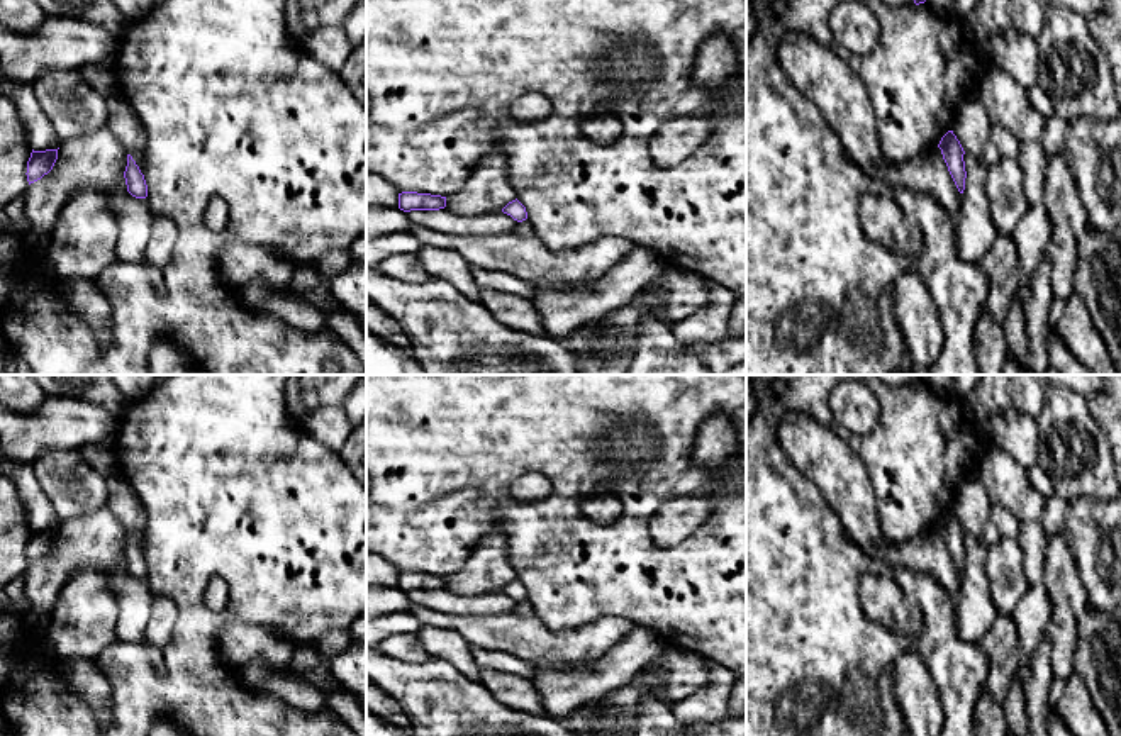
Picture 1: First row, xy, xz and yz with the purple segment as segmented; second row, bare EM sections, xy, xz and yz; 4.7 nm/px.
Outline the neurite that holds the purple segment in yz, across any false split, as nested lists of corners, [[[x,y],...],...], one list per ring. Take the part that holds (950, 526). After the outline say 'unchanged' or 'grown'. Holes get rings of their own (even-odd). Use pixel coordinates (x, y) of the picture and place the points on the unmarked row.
[[[948,510],[938,527],[948,551],[962,573],[962,585],[953,602],[955,627],[968,643],[979,643],[1001,616],[989,594],[985,560],[989,548],[967,532],[953,510]]]; grown

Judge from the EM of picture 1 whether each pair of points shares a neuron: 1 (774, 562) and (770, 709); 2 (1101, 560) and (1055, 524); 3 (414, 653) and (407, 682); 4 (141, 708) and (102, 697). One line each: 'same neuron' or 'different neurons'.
1: same neuron
2: different neurons
3: different neurons
4: different neurons

